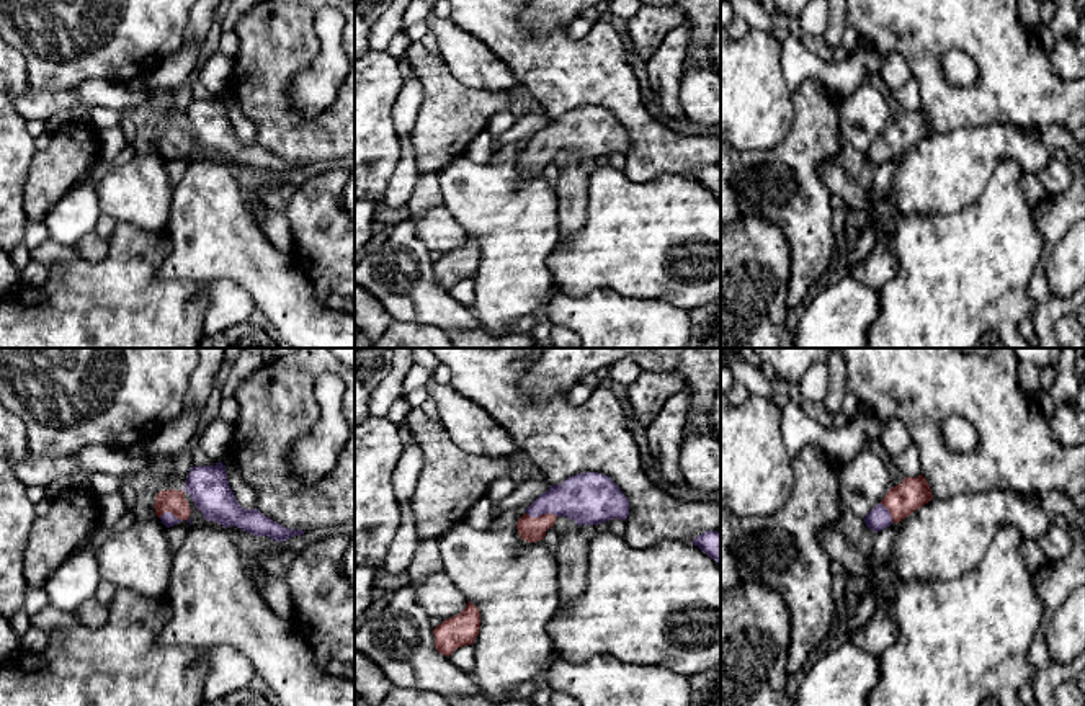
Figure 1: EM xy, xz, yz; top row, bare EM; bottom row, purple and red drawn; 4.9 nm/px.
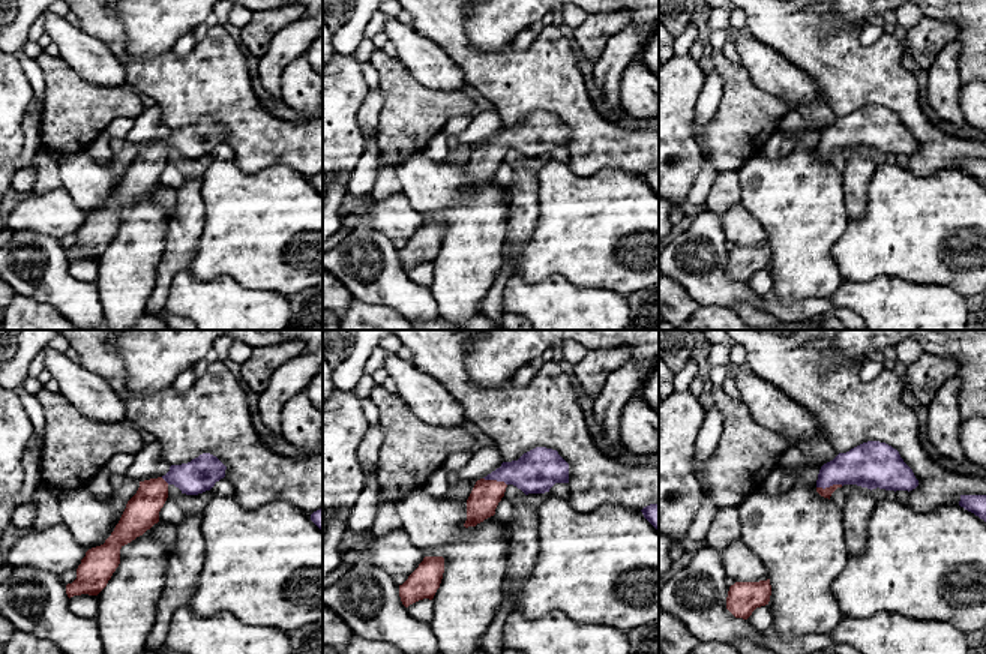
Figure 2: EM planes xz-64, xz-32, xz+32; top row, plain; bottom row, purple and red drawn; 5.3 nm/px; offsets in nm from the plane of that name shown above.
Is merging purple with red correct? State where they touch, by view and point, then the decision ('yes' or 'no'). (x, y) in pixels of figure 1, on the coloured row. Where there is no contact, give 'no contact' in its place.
xz (541, 513) | yes

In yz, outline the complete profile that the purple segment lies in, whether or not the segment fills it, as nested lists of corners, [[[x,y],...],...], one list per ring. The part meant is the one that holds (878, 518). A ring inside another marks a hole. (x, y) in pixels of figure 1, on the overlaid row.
[[[922,474],[918,477],[904,477],[904,480],[891,487],[884,498],[866,515],[866,526],[877,533],[892,523],[902,521],[931,498],[931,489]]]

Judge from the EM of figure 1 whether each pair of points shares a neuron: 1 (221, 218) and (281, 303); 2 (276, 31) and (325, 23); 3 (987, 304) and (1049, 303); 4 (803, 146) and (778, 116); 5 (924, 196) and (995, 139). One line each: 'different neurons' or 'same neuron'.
1: same neuron
2: different neurons
3: different neurons
4: different neurons
5: same neuron

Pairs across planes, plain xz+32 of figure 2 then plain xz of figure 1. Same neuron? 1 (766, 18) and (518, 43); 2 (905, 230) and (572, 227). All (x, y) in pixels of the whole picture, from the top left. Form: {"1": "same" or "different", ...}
{"1": "same", "2": "different"}

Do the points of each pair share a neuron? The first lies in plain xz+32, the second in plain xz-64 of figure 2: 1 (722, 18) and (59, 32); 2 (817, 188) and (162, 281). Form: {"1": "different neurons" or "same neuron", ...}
{"1": "different neurons", "2": "different neurons"}

